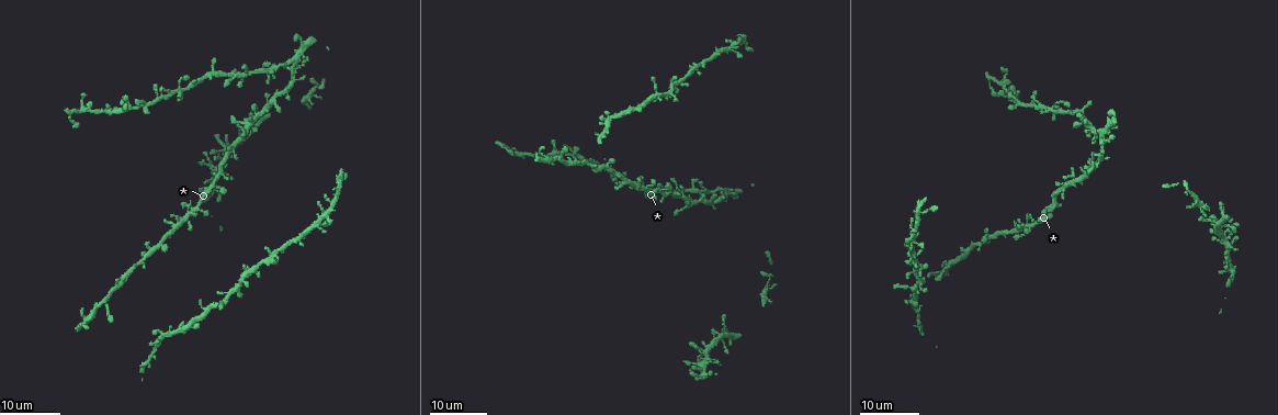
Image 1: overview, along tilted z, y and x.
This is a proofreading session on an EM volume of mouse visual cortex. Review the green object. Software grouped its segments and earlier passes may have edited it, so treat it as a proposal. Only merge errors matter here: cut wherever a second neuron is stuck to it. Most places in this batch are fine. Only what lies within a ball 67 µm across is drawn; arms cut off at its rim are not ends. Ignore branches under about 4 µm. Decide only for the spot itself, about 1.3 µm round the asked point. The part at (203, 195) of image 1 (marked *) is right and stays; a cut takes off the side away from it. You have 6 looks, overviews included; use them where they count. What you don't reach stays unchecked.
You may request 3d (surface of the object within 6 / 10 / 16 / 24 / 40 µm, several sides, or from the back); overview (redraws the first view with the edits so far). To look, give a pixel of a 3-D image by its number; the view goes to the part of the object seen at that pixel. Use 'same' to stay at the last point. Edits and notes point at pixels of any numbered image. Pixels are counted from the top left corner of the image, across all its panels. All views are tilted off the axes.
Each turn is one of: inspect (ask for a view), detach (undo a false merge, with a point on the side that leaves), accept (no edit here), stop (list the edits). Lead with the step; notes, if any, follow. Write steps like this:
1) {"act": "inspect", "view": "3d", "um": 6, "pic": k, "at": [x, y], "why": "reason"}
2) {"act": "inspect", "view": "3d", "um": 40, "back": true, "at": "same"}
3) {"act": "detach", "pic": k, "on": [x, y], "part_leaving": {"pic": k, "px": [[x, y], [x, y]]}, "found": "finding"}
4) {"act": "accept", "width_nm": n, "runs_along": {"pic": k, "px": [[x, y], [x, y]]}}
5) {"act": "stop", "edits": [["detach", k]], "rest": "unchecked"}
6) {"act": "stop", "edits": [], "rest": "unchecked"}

{"act": "inspect", "view": "3d", "um": 24, "pic": 1, "at": [1063, 188], "why": "four-way junction"}

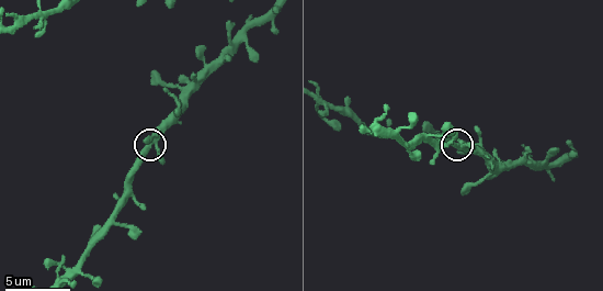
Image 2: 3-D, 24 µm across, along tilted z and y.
{"act": "inspect", "view": "3d", "um": 6, "pic": 2, "at": [154, 140], "why": "zoom in"}

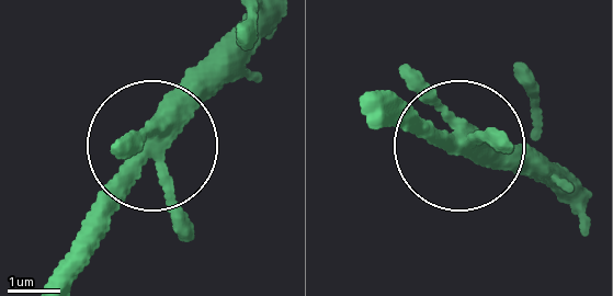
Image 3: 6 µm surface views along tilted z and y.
{"act": "accept", "width_nm": 300, "runs_along": {"pic": 3, "px": [[387, 101], [543, 186]]}, "found": "one neuron here"}

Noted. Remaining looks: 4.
{"act": "inspect", "view": "3d", "um": 10, "pic": 2, "at": [39, 15]}

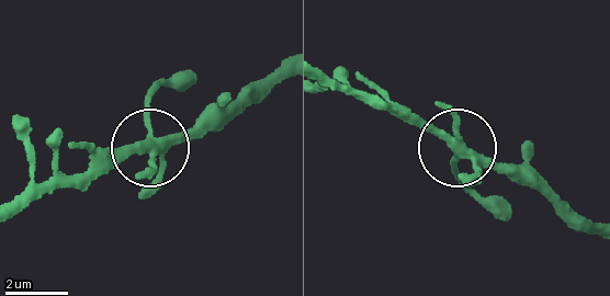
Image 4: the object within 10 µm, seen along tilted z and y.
{"act": "accept", "runs_along": {"pic": 4, "px": [[283, 69], [153, 145], [146, 112], [155, 86]]}, "found": "continuous, no second neuron"}

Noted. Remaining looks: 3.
{"act": "inspect", "view": "3d", "um": 16, "pic": 1, "at": [234, 78], "why": "four arms meet"}

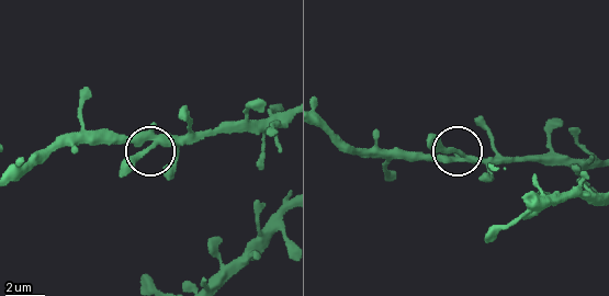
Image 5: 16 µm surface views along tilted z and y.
{"act": "inspect", "view": "3d", "um": 10, "pic": 5, "at": [147, 147]}

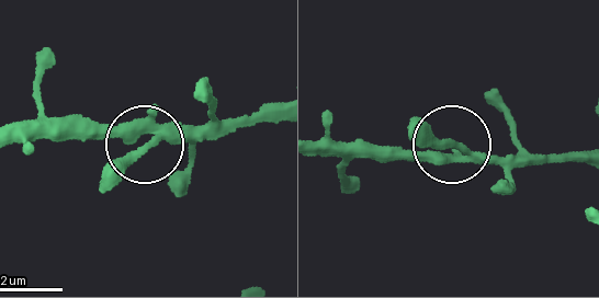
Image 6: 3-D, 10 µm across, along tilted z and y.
{"act": "accept", "runs_along": {"pic": 6, "px": [[273, 110], [161, 132], [125, 157], [102, 192]]}, "found": "all the same neuron"}

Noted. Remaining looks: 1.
{"act": "stop", "edits": [], "rest": "unchecked"}

